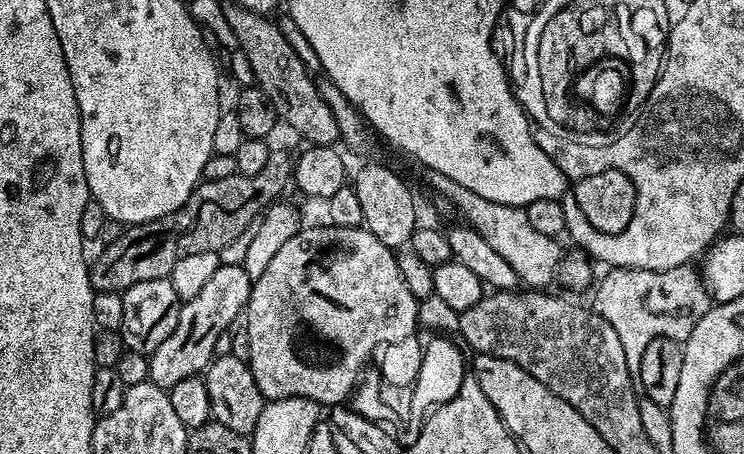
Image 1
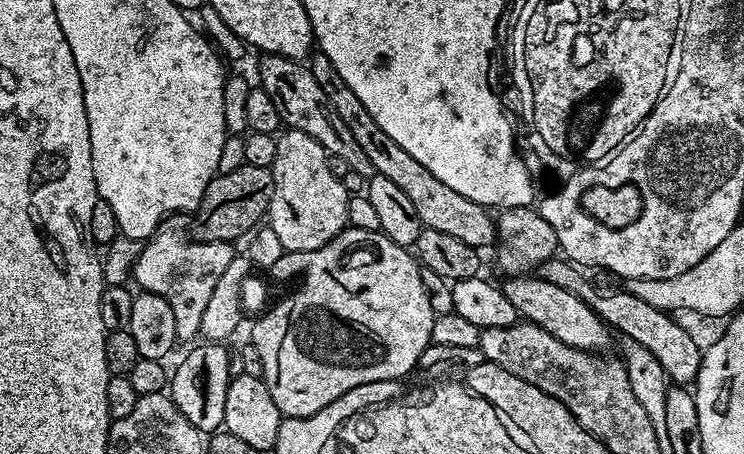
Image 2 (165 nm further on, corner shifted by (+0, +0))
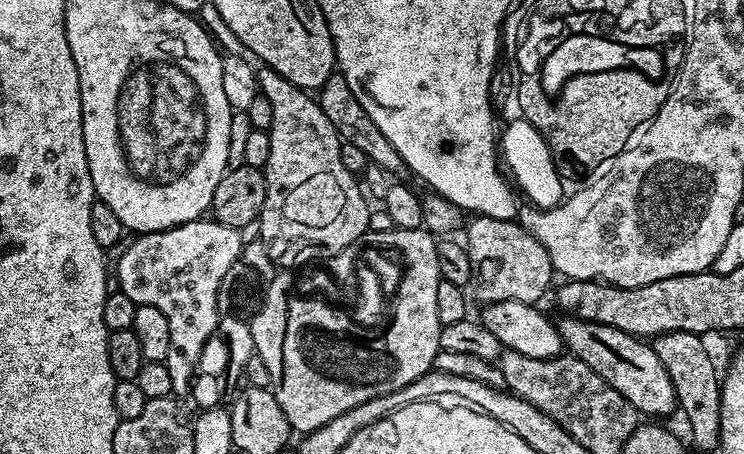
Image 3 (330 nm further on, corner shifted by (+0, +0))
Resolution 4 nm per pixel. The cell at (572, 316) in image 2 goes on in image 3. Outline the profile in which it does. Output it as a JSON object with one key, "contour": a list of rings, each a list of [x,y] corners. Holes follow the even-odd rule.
{"contour":[[[561,315],[559,319],[561,345],[571,355],[586,362],[594,374],[614,386],[614,390],[635,406],[637,412],[648,418],[664,418],[660,416],[677,411],[674,382],[670,382],[670,374],[666,374],[666,366],[658,362],[658,354],[654,354],[651,343],[622,330],[614,330],[614,326],[602,326],[598,322],[586,322],[582,318],[566,315]]]}

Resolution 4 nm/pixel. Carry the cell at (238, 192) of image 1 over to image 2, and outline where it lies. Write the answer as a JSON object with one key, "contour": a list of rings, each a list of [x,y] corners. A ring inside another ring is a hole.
{"contour":[[[244,163],[231,174],[217,174],[210,186],[206,186],[202,202],[191,213],[192,239],[202,242],[236,242],[239,236],[247,237],[267,217],[273,194],[274,178],[271,167],[263,168]]]}

